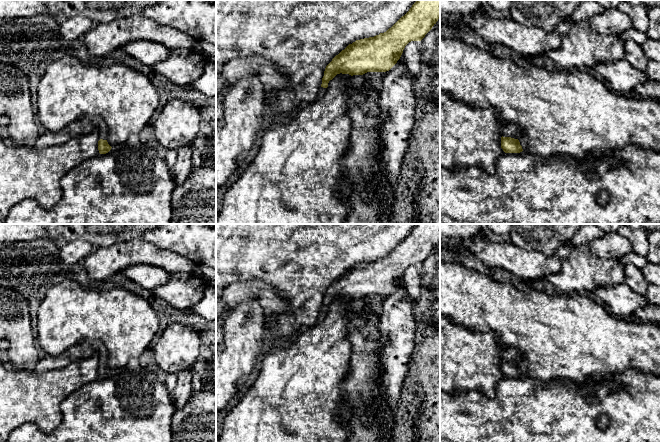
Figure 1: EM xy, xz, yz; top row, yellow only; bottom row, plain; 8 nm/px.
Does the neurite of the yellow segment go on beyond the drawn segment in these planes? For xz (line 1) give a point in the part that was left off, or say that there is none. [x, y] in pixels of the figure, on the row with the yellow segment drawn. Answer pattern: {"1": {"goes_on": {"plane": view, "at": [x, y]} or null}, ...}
{"1": {"goes_on": {"plane": "xz", "at": [321, 93]}}}

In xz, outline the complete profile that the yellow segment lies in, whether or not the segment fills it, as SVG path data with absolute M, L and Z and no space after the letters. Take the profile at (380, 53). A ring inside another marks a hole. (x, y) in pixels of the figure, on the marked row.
M417 0L386 32L349 44L326 66L317 99L326 96L328 83L337 74L389 71L405 46L411 41L421 41L439 18L440 0Z

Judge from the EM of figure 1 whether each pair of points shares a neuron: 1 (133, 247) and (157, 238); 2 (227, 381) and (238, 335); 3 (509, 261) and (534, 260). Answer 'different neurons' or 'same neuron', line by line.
1: different neurons
2: same neuron
3: same neuron

